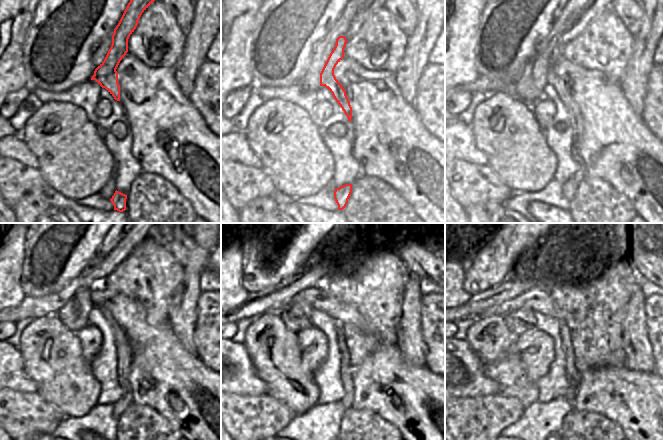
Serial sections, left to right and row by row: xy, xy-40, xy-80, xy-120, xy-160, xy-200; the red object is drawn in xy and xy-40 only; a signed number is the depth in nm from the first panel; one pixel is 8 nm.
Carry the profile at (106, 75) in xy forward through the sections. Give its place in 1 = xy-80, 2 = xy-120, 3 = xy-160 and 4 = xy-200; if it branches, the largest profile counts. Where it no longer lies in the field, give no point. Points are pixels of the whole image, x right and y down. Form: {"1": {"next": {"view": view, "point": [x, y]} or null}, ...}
{"1": {"next": {"view": "xy-80", "point": [576, 120]}}, "2": {"next": {"view": "xy-120", "point": [123, 348]}}, "3": {"next": {"view": "xy-160", "point": [346, 372]}}, "4": {"next": {"view": "xy-200", "point": [572, 389]}}}

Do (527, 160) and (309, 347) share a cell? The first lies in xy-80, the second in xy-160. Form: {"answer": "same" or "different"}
{"answer": "different"}

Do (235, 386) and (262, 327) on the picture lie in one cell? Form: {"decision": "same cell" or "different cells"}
{"decision": "different cells"}

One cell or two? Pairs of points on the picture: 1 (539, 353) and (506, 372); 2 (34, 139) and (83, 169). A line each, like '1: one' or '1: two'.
1: two
2: one

